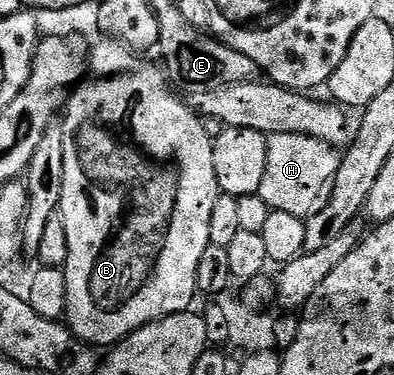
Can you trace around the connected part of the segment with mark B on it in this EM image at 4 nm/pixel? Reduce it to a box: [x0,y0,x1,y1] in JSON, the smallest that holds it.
[58,38,220,350]

